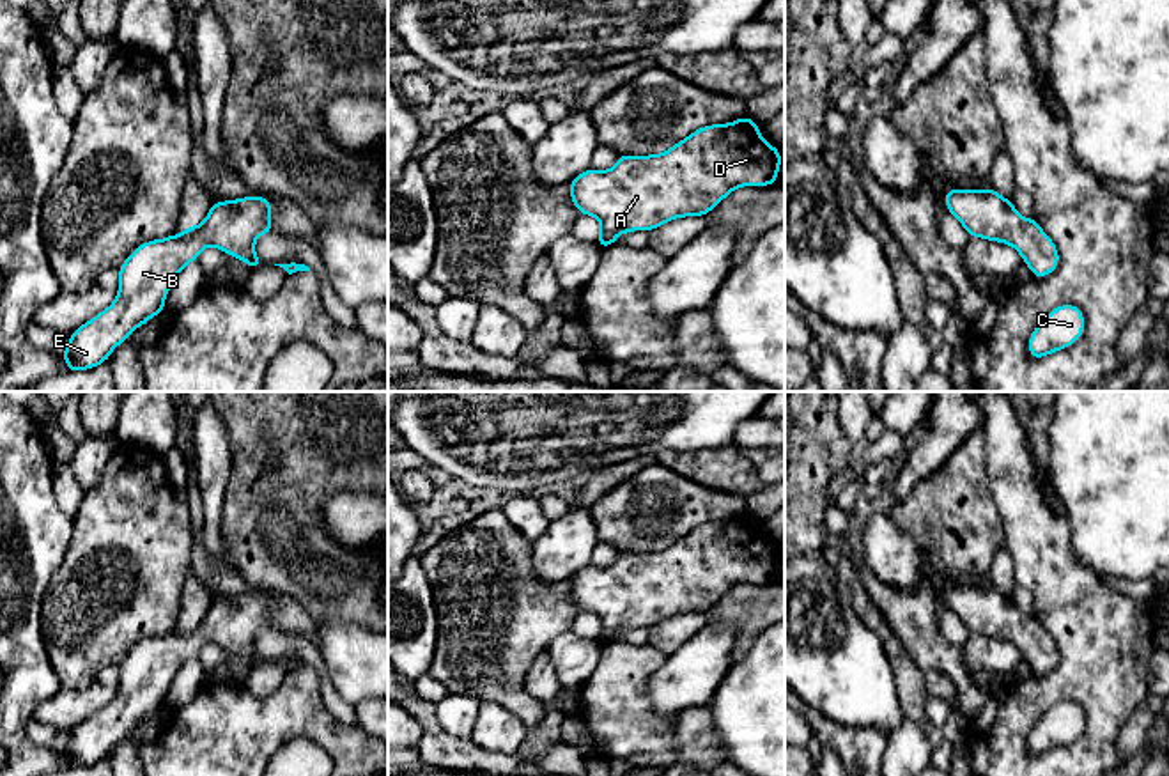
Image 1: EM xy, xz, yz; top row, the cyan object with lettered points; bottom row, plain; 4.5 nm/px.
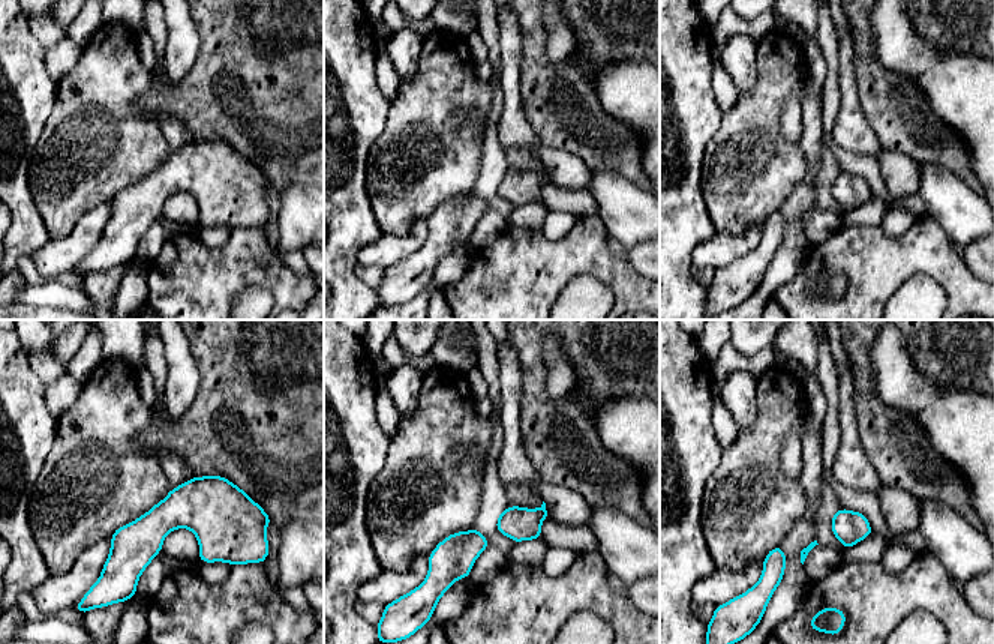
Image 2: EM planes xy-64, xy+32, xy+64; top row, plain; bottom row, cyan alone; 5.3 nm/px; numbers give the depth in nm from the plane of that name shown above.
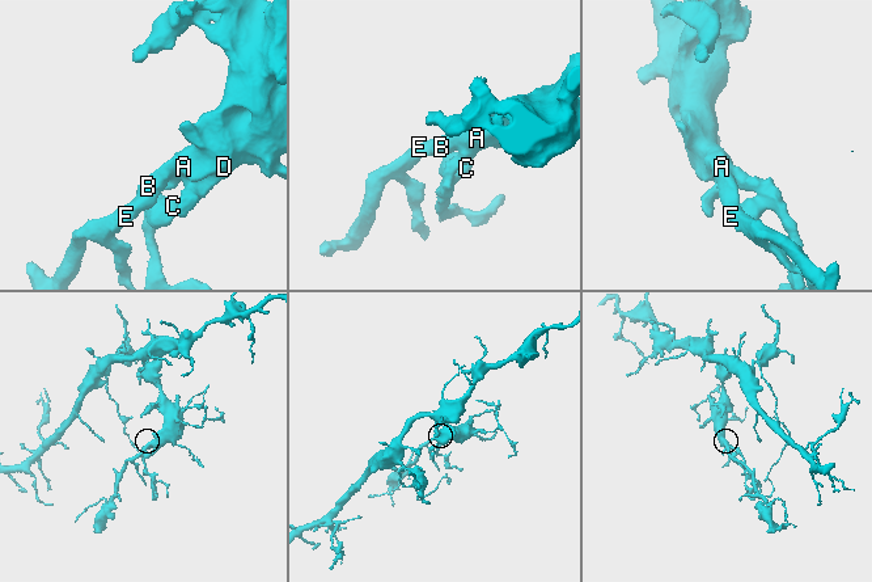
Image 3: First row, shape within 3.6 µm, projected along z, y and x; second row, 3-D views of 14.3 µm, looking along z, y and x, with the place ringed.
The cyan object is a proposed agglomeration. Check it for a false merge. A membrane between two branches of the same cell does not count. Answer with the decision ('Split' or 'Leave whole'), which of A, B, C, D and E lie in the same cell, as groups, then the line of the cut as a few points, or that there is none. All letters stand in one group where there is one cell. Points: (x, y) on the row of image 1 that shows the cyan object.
Leave whole. Groups: A B C D E. No split

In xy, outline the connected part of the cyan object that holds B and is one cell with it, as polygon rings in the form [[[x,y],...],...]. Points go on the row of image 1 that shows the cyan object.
[[[243,197],[213,204],[202,223],[186,227],[179,236],[142,243],[119,268],[113,303],[69,335],[62,353],[67,372],[105,363],[136,328],[165,312],[175,276],[204,248],[214,246],[252,269],[262,266],[255,239],[267,232],[273,232],[271,202],[266,197]]]

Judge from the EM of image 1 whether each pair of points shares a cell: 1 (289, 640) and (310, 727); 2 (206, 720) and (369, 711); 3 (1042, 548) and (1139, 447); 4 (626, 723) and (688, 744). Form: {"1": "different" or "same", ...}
{"1": "different", "2": "different", "3": "different", "4": "different"}

